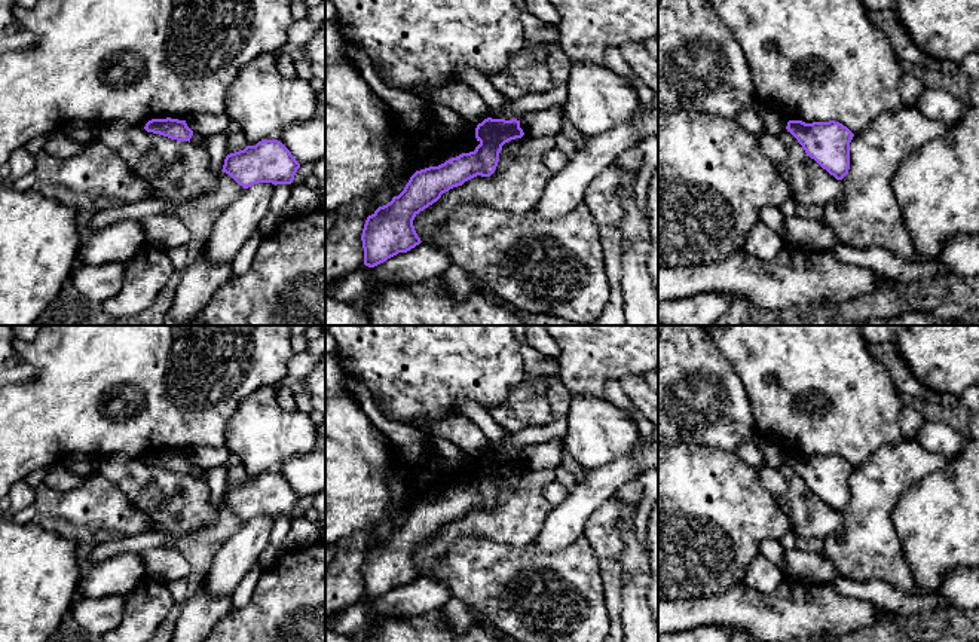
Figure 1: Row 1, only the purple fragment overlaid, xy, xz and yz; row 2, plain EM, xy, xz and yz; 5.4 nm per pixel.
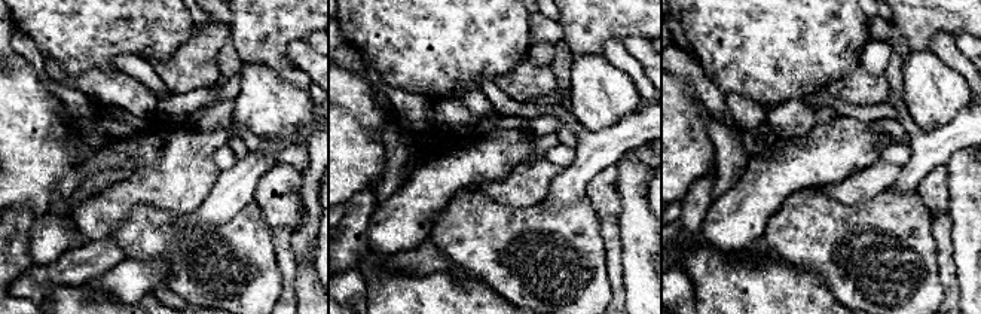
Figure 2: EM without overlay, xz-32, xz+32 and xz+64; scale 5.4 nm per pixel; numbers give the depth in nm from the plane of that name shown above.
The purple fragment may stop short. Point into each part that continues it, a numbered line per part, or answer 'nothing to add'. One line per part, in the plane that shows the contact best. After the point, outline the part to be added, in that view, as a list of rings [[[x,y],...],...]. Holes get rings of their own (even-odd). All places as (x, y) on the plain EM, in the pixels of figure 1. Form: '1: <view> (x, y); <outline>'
nothing to add

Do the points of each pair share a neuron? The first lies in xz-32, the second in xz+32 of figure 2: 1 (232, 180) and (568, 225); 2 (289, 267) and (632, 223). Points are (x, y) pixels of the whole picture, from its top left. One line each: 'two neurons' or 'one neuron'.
1: two neurons
2: two neurons

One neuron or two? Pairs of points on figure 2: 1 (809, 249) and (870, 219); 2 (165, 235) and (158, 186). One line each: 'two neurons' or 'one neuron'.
1: one neuron
2: two neurons

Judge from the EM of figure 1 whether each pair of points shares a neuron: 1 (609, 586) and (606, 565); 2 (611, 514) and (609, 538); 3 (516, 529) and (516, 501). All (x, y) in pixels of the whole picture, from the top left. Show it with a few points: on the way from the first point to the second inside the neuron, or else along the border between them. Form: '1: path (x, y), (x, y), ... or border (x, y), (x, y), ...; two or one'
1: path (609, 581), (609, 569); one
2: path (609, 520), (609, 532); one
3: path (516, 522), (516, 508); one

